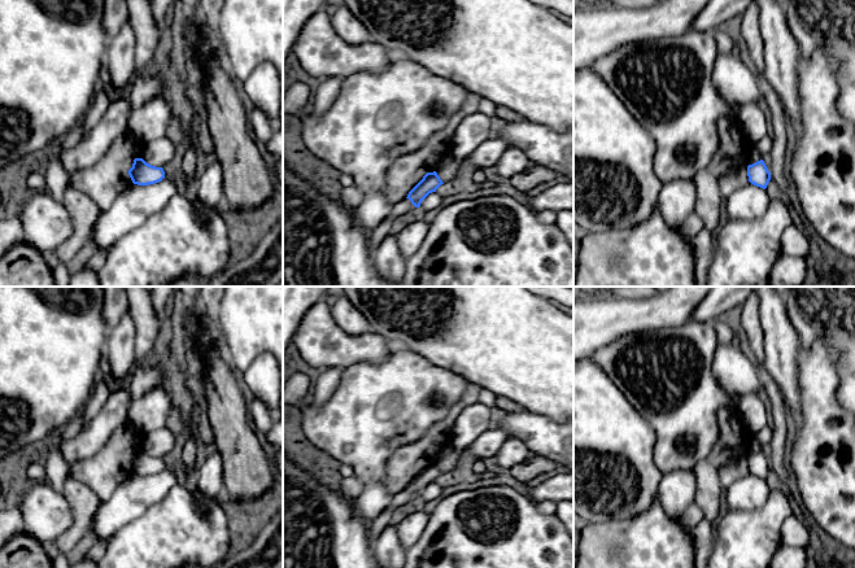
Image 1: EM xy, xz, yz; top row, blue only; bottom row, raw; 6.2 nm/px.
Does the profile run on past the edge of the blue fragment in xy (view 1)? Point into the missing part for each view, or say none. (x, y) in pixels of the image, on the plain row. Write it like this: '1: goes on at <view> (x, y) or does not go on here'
1: does not go on here

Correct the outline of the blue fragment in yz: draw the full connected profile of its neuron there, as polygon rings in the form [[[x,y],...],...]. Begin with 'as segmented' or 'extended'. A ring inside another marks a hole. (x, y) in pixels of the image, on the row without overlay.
as segmented | [[[763,450],[747,456],[747,467],[751,475],[763,480],[767,479],[771,471],[771,463]]]

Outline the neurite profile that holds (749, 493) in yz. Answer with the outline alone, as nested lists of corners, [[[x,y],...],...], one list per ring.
[[[749,472],[728,486],[725,499],[730,510],[754,511],[765,504],[769,490],[765,480]]]

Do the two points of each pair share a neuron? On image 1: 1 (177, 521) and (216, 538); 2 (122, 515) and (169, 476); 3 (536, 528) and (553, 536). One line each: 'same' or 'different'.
1: same
2: same
3: same

